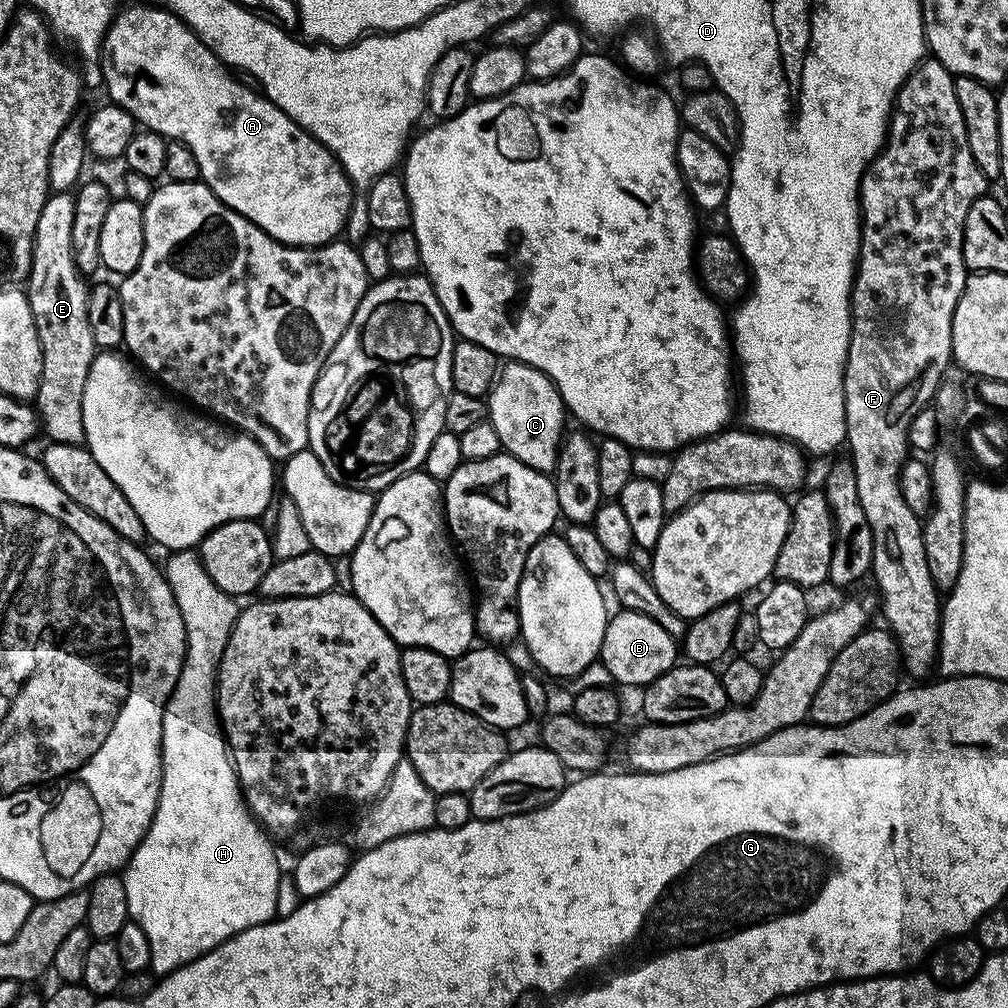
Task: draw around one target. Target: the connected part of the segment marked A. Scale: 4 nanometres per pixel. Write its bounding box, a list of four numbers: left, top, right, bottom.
[104,4,354,248]

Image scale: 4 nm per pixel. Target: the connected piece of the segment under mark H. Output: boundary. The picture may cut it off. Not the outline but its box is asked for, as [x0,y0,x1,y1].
[122,550,282,978]

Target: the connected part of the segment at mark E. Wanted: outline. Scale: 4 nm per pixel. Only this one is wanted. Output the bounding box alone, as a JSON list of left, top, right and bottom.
[26,191,98,444]

